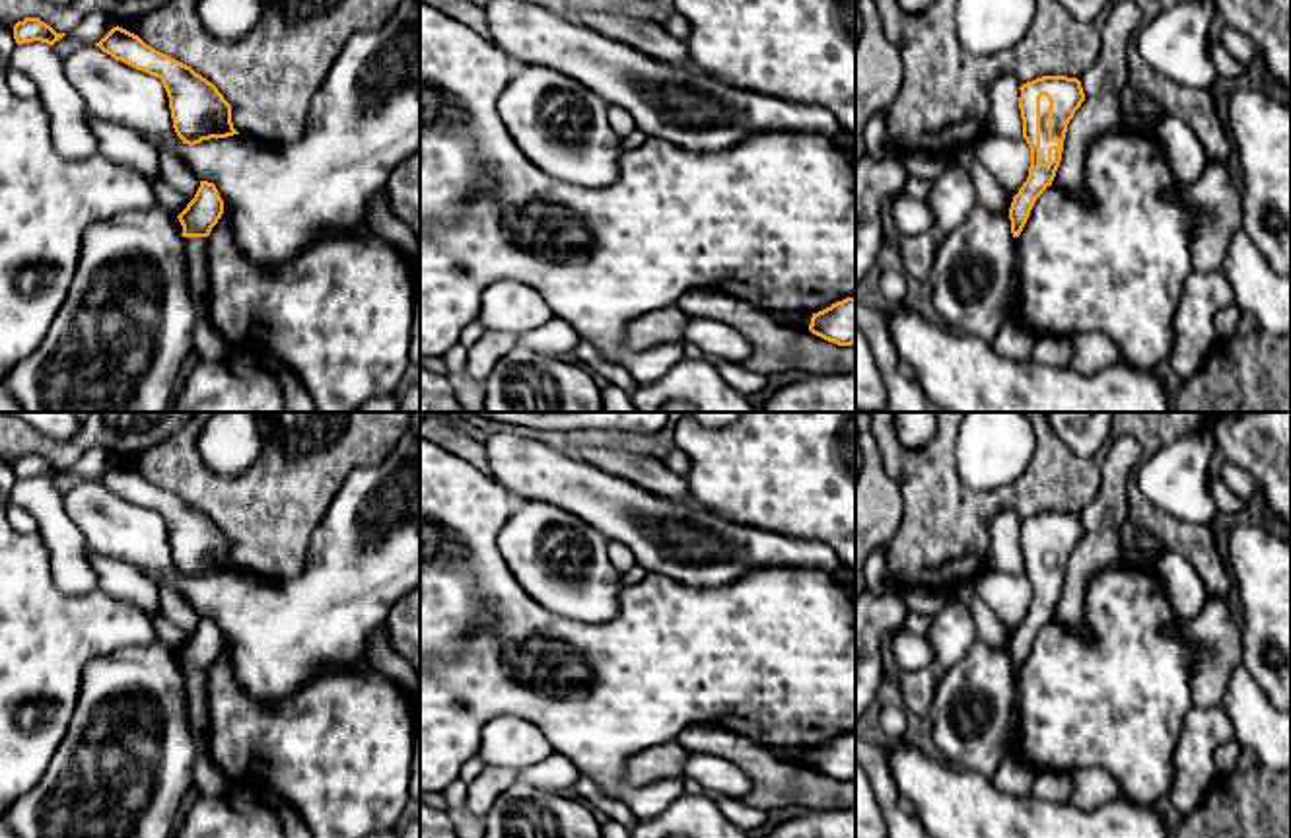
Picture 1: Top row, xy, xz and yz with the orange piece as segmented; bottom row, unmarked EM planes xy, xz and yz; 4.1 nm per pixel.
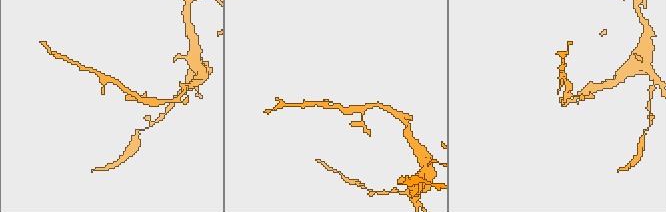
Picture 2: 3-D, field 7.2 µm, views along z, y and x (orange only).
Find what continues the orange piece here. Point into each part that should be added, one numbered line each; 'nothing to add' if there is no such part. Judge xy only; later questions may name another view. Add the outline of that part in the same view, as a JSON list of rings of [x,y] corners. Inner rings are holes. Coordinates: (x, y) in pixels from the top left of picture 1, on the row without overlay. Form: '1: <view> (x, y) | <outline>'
1: xy (197, 698) | [[[183,673],[187,686],[187,704],[191,731],[196,747],[206,752],[206,733],[208,733],[208,694],[206,681],[208,673]]]

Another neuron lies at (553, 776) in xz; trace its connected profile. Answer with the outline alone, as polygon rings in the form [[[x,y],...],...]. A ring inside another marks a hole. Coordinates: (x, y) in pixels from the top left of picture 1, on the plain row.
[[[554,752],[537,766],[527,768],[519,778],[546,791],[560,791],[577,782],[579,770],[560,752]]]

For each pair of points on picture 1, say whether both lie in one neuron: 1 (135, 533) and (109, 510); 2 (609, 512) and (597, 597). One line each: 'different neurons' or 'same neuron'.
1: same neuron
2: different neurons

